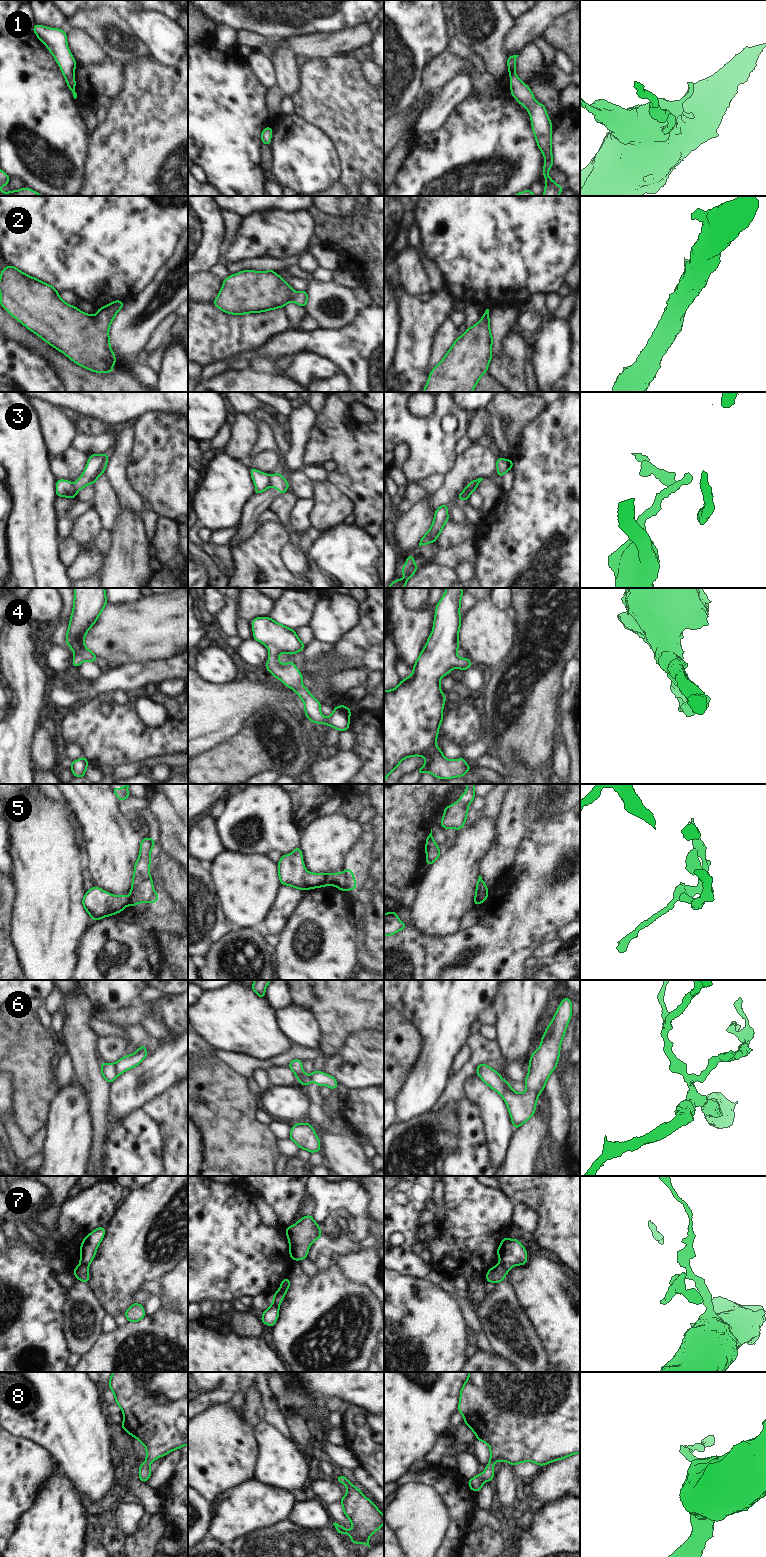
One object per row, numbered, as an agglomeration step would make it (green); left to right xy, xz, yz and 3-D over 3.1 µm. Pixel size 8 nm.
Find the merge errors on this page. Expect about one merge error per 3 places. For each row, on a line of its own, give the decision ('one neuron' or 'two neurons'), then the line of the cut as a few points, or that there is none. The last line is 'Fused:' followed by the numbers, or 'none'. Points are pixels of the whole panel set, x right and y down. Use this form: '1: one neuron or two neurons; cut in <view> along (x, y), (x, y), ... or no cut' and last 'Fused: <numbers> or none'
1: one neuron; no cut
2: one neuron; no cut
3: two neurons; cut in xz along (269, 476), (271, 485)
4: one neuron; no cut
5: two neurons; cut in xz along (326, 875), (322, 885)
6: two neurons; cut in xy along (113, 1064), (116, 1076)
7: two neurons; cut in xz along (289, 1281), (288, 1285), (281, 1292), (274, 1295)
8: one neuron; no cut
Fused: 3, 5, 6, 7

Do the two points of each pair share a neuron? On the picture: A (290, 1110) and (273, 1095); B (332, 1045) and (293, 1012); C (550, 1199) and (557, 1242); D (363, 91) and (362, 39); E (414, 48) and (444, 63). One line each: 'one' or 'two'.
A: one
B: two
C: one
D: two
E: two

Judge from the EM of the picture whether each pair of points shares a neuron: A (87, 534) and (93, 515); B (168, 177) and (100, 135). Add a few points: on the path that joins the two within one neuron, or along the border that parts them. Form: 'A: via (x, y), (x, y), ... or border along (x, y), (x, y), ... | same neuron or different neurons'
A: via (87, 529), (91, 520) | same neuron
B: via (151, 160), (143, 152), (128, 152), (117, 144) | same neuron

